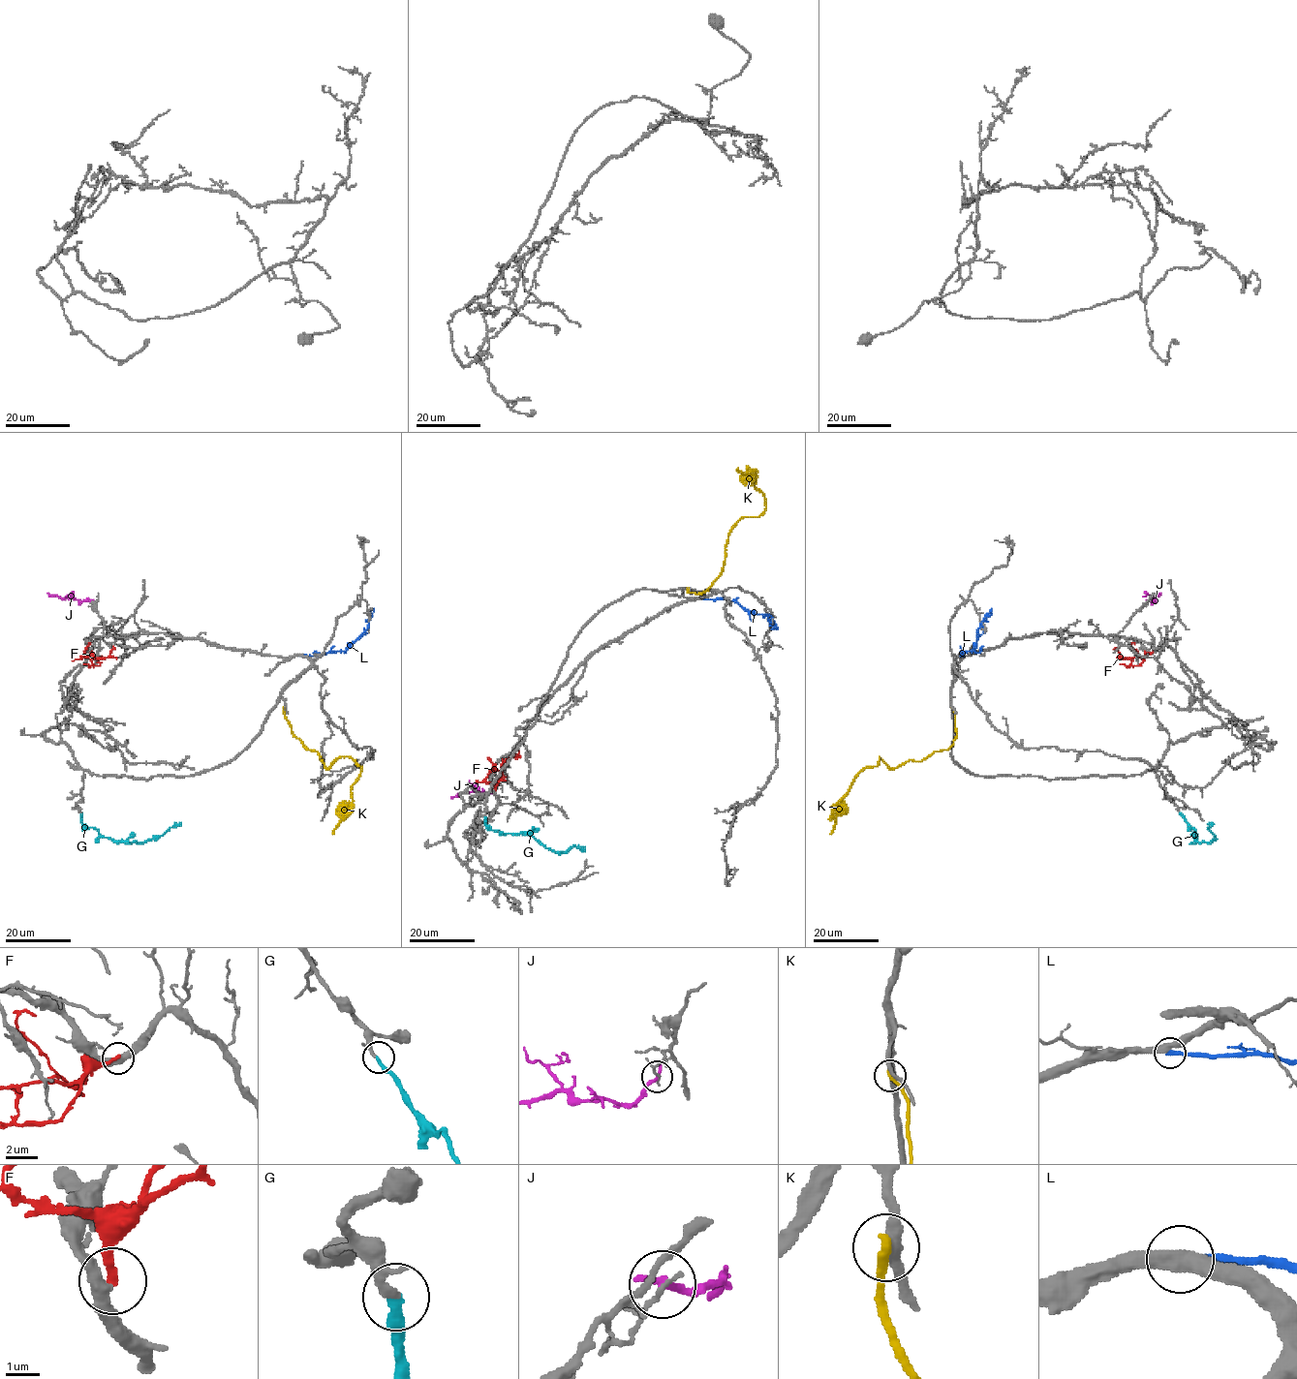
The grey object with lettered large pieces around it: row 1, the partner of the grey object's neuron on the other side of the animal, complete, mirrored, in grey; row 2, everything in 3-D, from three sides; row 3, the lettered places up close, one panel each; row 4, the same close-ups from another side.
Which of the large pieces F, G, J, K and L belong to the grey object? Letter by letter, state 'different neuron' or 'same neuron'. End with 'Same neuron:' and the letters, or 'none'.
F: different neuron
G: same neuron
J: different neuron
K: different neuron
L: different neuron
Same neuron: G

